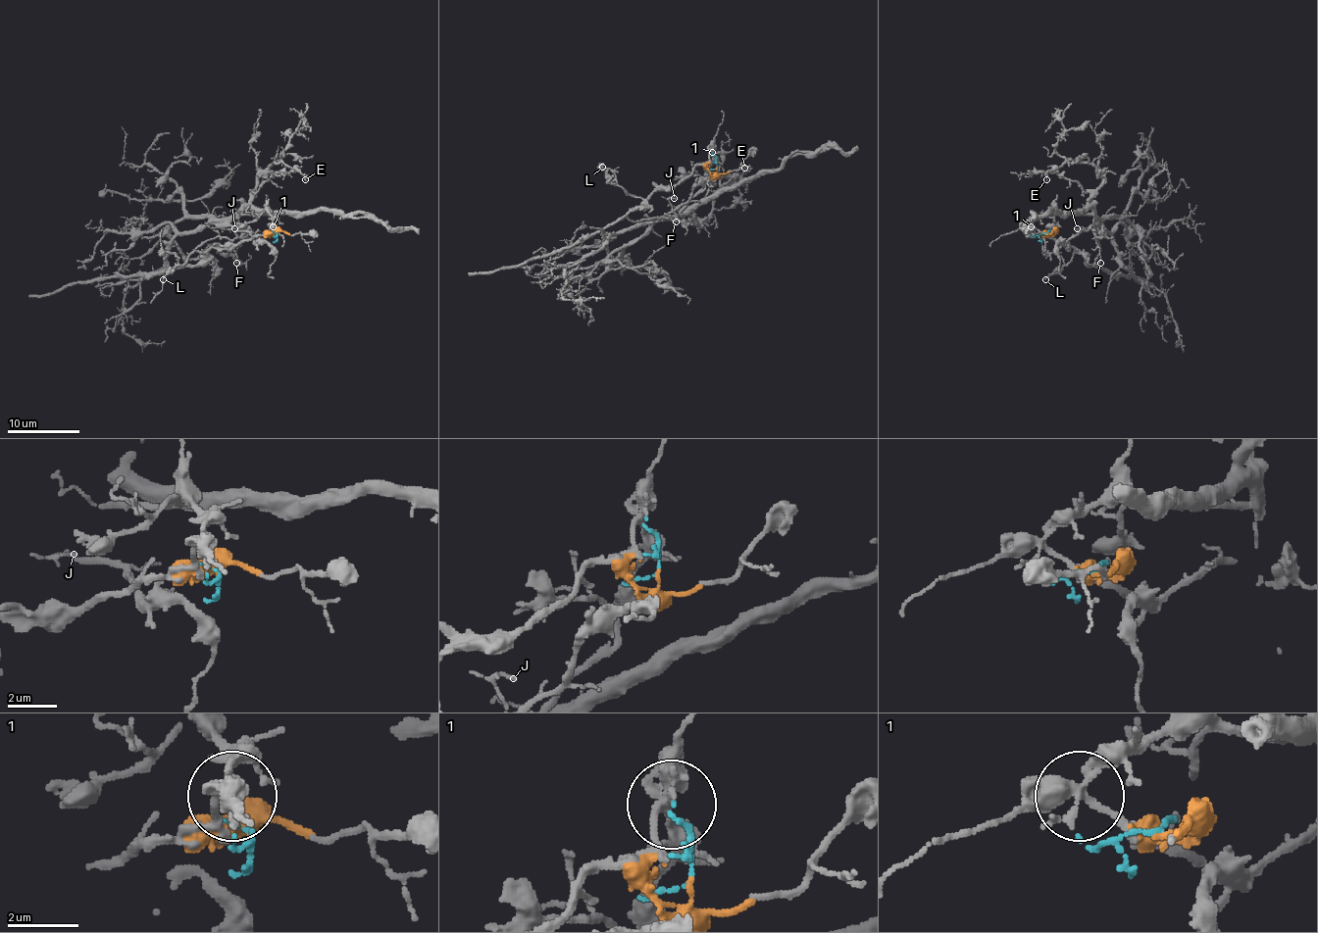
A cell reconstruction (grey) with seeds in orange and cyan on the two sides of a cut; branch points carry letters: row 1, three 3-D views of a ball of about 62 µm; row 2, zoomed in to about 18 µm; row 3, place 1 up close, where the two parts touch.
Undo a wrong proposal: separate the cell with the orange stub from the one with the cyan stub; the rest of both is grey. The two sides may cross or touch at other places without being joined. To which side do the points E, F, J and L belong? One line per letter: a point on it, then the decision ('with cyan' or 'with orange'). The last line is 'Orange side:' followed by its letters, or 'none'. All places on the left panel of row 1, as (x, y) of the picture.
E: at (305, 179); with cyan
F: at (236, 263); with orange
J: at (234, 228); with cyan
L: at (163, 279); with orange
Orange side: F, L

